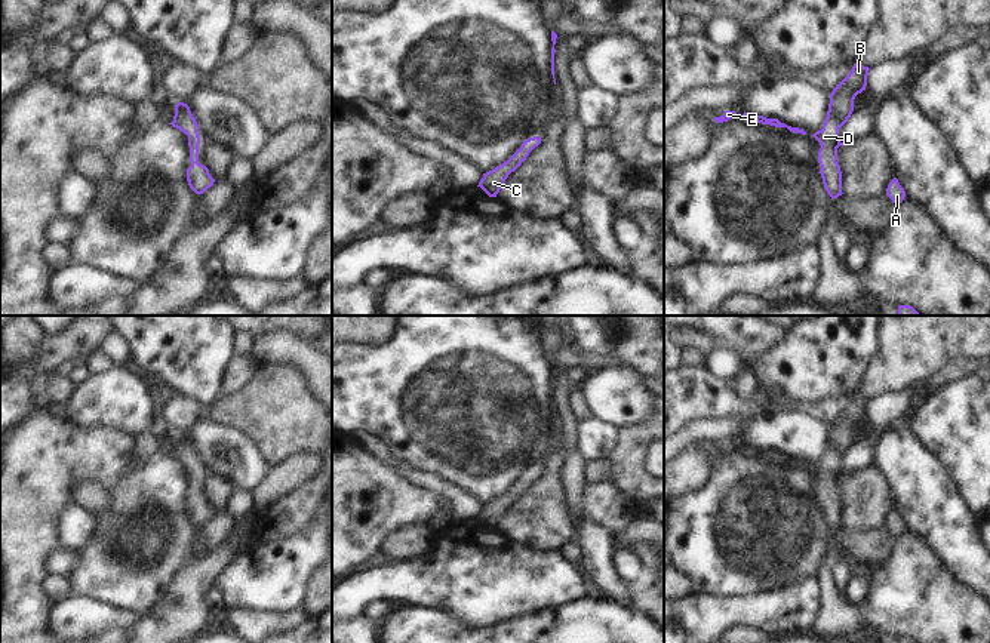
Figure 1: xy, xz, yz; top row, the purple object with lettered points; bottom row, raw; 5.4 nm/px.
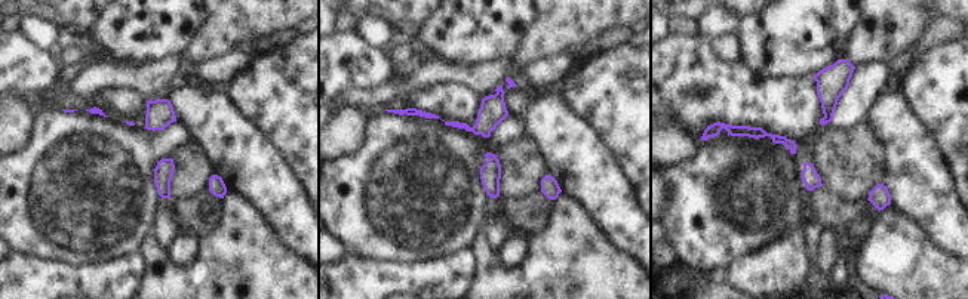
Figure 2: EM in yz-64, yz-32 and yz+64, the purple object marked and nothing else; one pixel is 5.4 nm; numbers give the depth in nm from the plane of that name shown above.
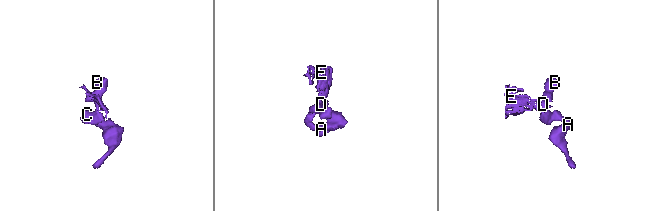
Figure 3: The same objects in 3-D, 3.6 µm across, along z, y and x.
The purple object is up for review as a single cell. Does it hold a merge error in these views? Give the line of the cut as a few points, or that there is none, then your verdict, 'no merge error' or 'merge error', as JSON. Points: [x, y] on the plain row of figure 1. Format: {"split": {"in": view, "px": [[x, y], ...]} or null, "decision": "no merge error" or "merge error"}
{"split": null, "decision": "no merge error"}

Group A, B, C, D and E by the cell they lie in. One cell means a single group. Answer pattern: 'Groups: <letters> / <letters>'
Groups: A B C D E.

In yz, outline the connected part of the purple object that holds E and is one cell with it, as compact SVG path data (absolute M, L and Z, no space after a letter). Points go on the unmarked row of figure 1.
M725 443L720 449L714 449L714 453L716 455L723 455L723 453L728 453L734 449L740 449L745 453L757 453L757 455L762 455L762 456L771 456L771 458L775 458L775 459L787 459L793 465L806 467L806 464L803 461L787 458L787 456L781 455L778 450L766 450L763 447L754 447L754 446L748 446L745 443L744 443L742 447L738 447L735 443Z

